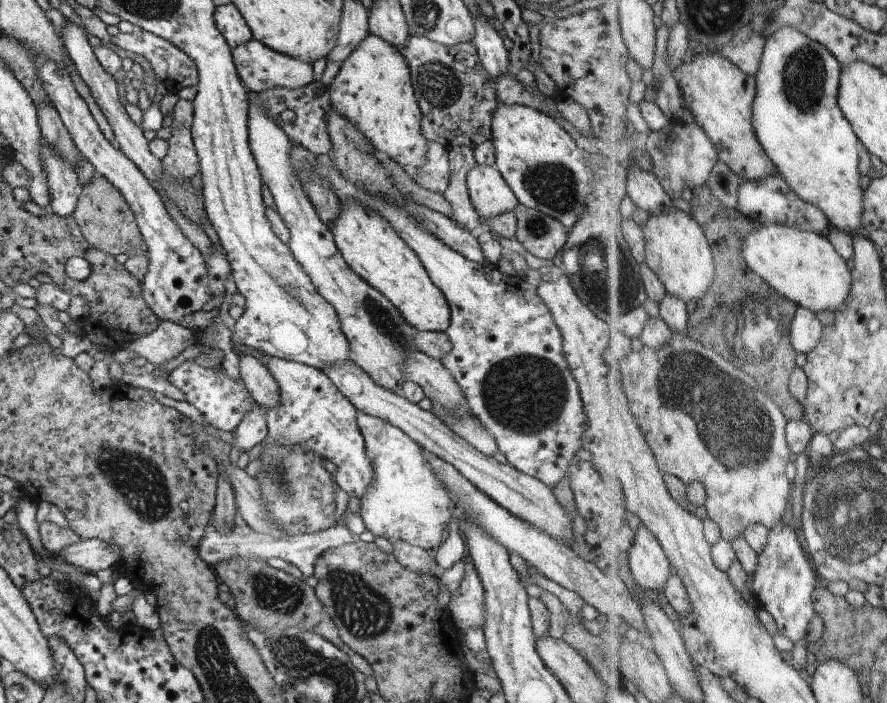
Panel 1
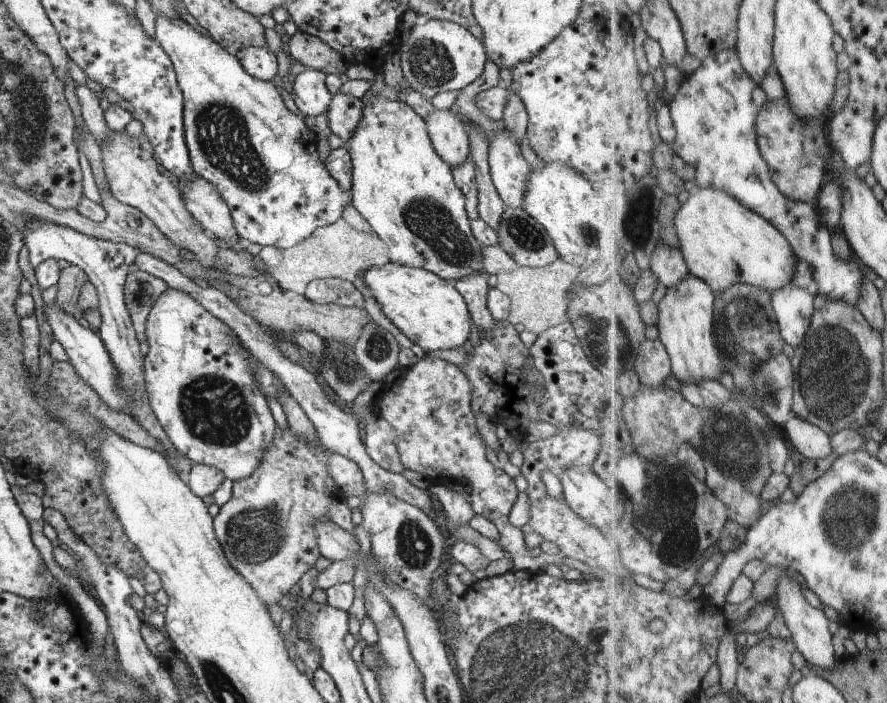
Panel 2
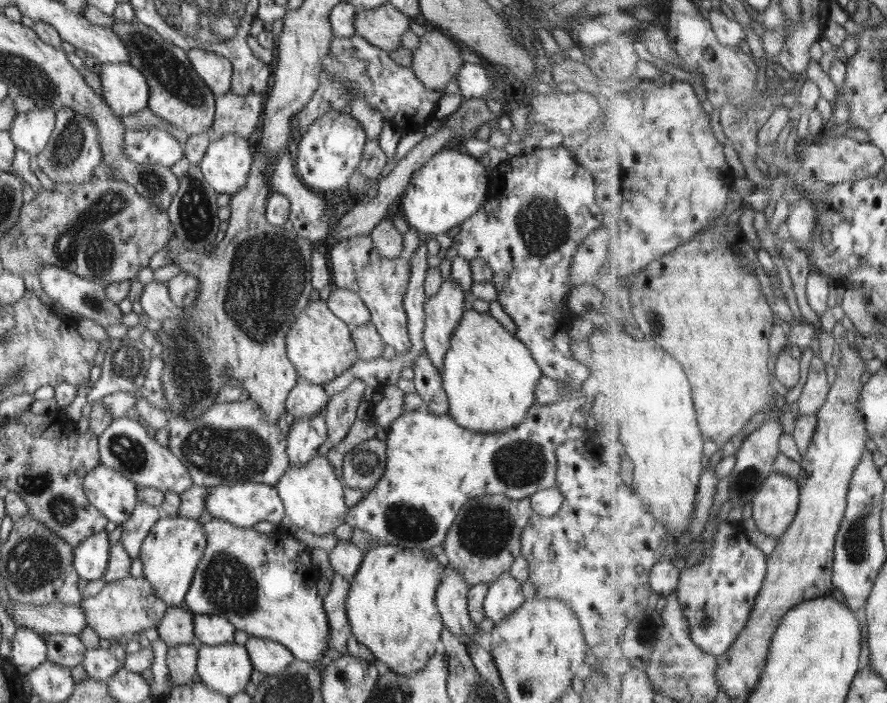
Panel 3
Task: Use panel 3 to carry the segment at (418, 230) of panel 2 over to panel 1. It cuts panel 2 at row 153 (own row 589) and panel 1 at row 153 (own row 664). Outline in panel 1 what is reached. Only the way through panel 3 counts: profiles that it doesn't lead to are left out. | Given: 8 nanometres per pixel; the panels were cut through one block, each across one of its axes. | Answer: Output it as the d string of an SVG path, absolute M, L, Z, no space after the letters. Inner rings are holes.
M369 34L369 36L346 58L340 66L338 74L328 87L331 106L338 116L350 120L354 128L358 128L376 152L386 154L389 159L400 164L404 169L418 170L425 163L427 151L427 138L422 135L422 112L416 99L411 82L411 72L401 51L390 46L382 38Z

